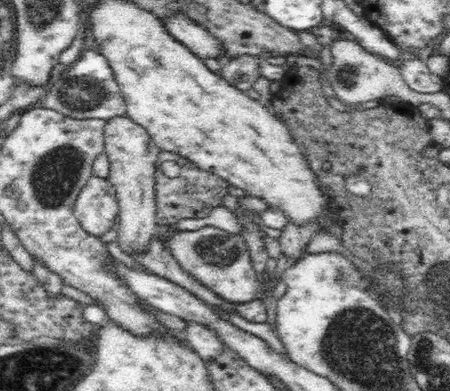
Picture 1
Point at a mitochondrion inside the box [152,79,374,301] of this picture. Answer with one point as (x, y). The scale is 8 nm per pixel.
(218, 252)

